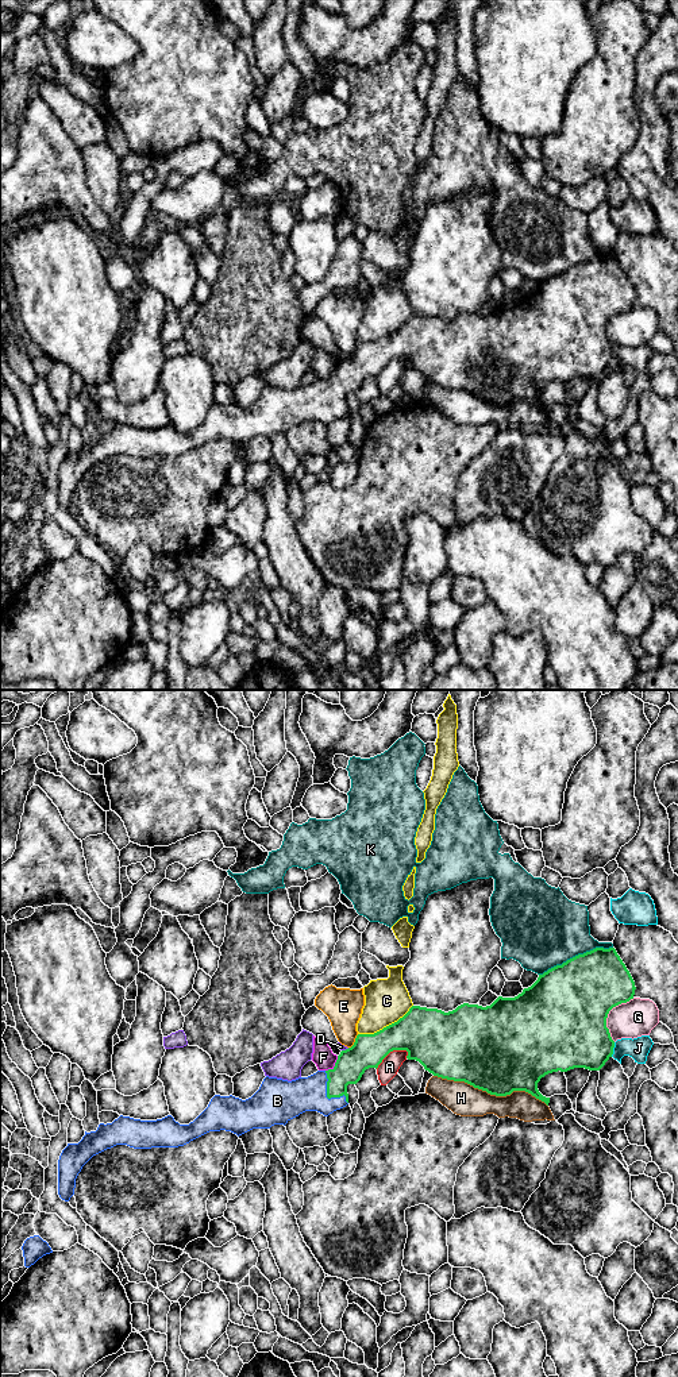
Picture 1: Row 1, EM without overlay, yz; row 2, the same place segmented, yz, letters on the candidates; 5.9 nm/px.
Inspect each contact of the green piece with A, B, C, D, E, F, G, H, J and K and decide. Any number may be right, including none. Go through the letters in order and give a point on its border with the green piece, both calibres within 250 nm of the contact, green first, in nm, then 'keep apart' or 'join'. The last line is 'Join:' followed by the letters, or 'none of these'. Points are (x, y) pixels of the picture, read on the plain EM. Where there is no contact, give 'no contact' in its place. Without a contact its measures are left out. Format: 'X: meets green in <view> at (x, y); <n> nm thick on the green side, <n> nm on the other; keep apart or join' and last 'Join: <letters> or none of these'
A: meets green in yz at (390, 359); 340 nm thick on the green side, 120 nm on the other; keep apart
B: meets green in yz at (327, 405); 180 nm thick on the green side, 220 nm on the other; join
C: meets green in yz at (386, 335); 320 nm thick on the green side, 260 nm on the other; keep apart
D: meets green in yz at (346, 358); 200 nm thick on the green side, 40 nm on the other; keep apart
E: meets green in yz at (355, 350); 200 nm thick on the green side, 220 nm on the other; keep apart
F: meets green in yz at (335, 374); 200 nm thick on the green side, 120 nm on the other; keep apart
G: meets green in yz at (608, 321); 500 nm thick on the green side, 220 nm on the other; keep apart
H: meets green in yz at (490, 402); 480 nm thick on the green side, 190 nm on the other; keep apart
J: meets green in yz at (612, 358); 400 nm thick on the green side, 130 nm on the other; keep apart
K: meets green in yz at (576, 265); 440 nm thick on the green side, 460 nm on the other; keep apart
Join: B

